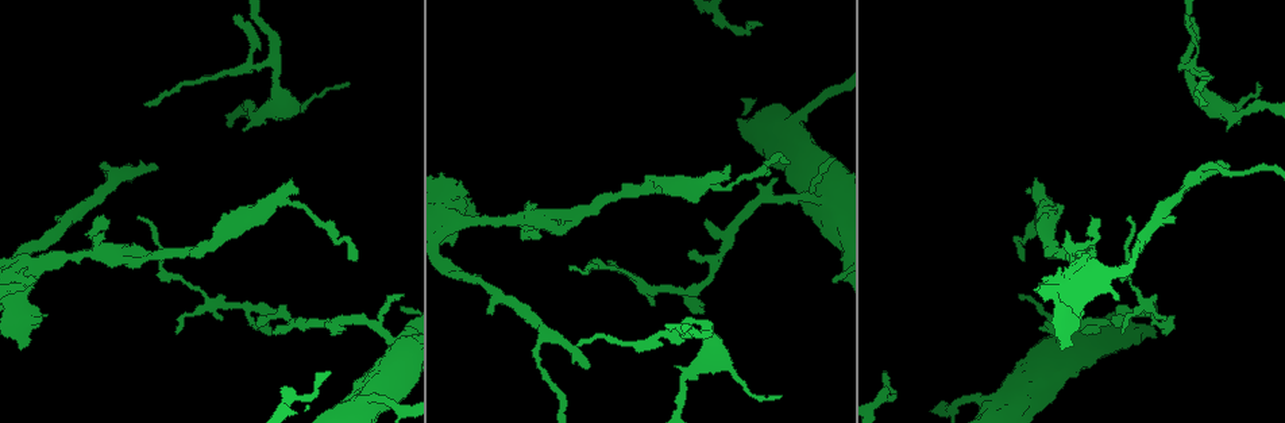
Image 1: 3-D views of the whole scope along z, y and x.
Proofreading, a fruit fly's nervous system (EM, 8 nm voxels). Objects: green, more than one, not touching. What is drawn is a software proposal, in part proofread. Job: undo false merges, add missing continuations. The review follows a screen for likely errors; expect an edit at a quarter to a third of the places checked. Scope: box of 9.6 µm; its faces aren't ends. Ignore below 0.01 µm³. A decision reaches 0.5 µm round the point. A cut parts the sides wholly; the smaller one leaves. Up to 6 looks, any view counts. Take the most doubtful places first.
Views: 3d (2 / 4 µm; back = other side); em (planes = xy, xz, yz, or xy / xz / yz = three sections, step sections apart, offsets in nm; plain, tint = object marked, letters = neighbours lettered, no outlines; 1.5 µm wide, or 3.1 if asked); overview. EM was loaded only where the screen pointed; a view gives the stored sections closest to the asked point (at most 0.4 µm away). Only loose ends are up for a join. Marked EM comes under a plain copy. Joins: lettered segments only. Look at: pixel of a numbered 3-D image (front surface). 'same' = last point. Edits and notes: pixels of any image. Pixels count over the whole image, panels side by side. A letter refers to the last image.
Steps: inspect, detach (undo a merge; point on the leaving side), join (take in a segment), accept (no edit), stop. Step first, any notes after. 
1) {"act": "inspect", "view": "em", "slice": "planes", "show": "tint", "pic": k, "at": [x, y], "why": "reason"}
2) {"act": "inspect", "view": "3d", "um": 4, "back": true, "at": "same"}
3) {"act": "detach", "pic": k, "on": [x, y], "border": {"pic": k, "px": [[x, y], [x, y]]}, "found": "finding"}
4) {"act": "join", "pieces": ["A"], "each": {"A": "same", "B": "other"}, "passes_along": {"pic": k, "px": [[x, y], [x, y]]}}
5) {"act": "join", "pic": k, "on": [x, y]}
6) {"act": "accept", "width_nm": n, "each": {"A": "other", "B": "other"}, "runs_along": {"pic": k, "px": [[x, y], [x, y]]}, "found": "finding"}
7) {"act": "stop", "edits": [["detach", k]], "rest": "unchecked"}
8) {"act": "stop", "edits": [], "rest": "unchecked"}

{"act": "inspect", "view": "em", "slice": "planes", "show": "letters", "pic": 1, "at": [1229, 166], "why": "branch stops here"}

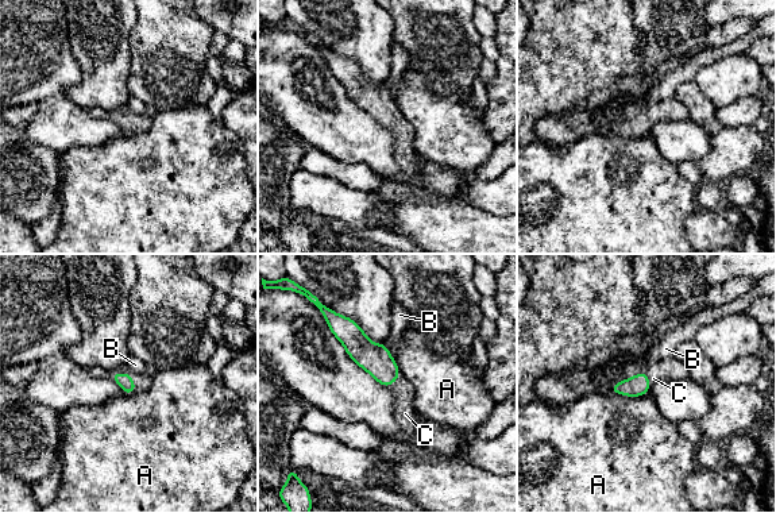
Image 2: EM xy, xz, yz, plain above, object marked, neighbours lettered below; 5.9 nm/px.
{"act": "join", "pieces": ["C"], "each": {"A": "other", "B": "other", "C": "same"}, "passes_along": {"pic": 2, "px": [[126, 382], [128, 373], [142, 381]]}, "found": "the cell continues"}

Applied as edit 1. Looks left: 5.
{"act": "inspect", "view": "overview", "why": "see it whole again"}

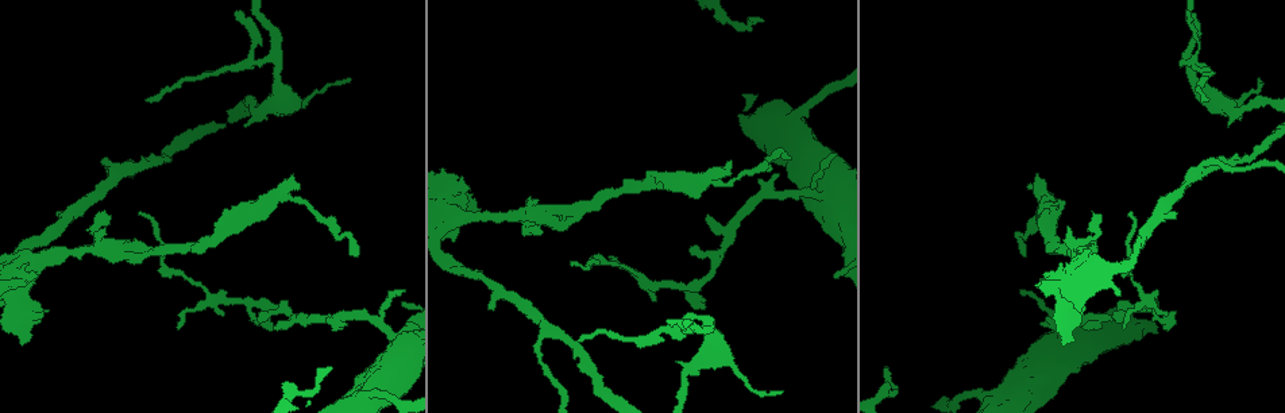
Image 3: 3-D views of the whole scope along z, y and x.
{"act": "inspect", "view": "em", "slice": "xy", "step": 8, "show": "tint", "pic": 3, "at": [895, 389], "why": "abrupt turn"}

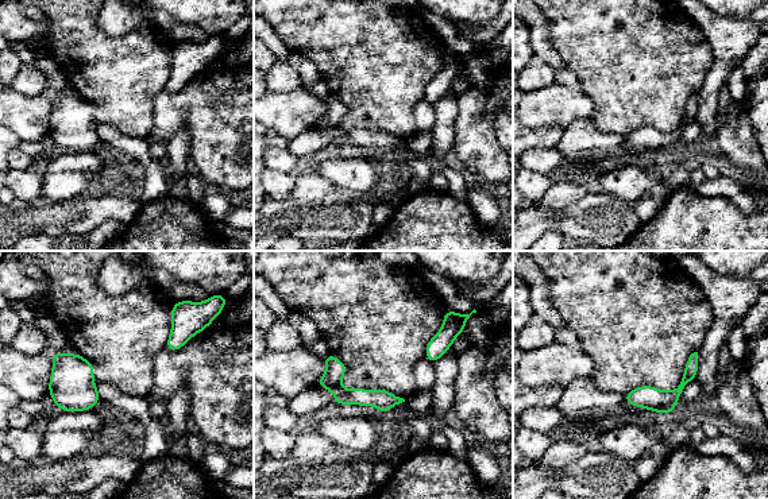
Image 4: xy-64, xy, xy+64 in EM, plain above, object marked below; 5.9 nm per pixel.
{"act": "inspect", "view": "em", "slice": "xy", "step": 8, "show": "letters", "at": "same", "why": "see the neighbours"}

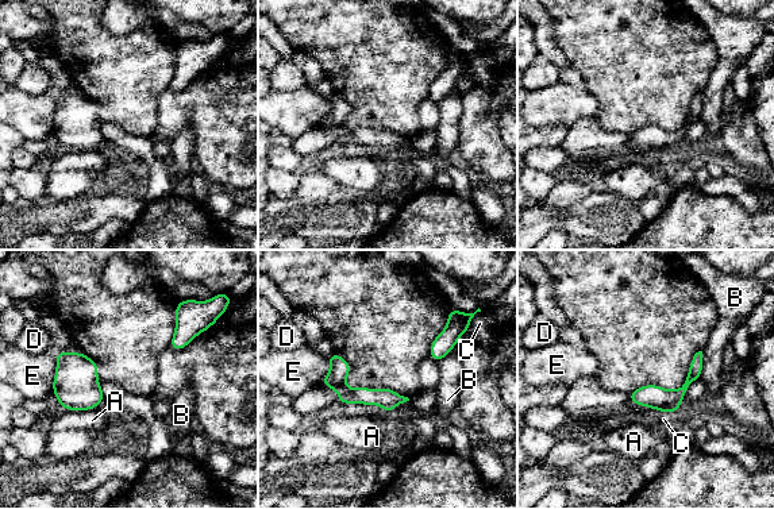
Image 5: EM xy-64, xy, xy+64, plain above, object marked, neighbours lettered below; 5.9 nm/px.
{"act": "accept", "width_nm": 50, "each": {"A": "other", "B": "other", "C": "other", "D": "other", "E": "other"}, "runs_along": {"pic": 5, "px": [[332, 358], [350, 396], [400, 400]]}, "found": "all the same cell"}

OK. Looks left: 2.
{"act": "inspect", "view": "em", "slice": "xy", "step": 4, "show": "tint", "pic": 3, "at": [300, 186], "why": "branch stops here"}

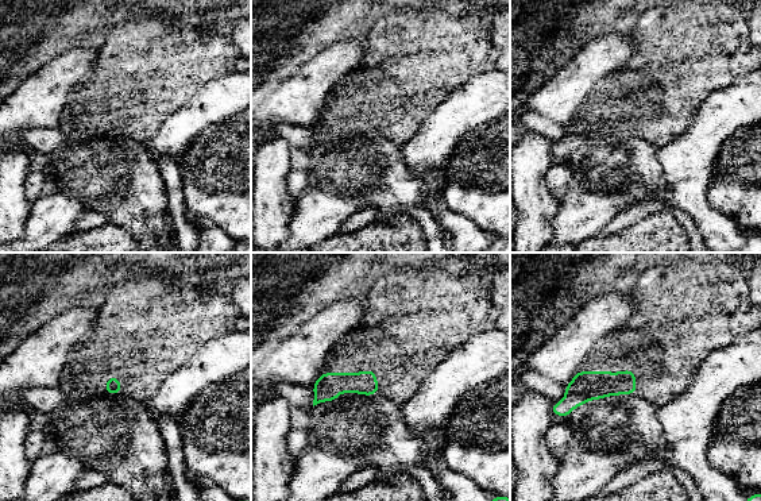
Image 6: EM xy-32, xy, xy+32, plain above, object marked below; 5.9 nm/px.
{"act": "inspect", "view": "em", "slice": "xy", "step": 4, "show": "letters", "at": "same"}

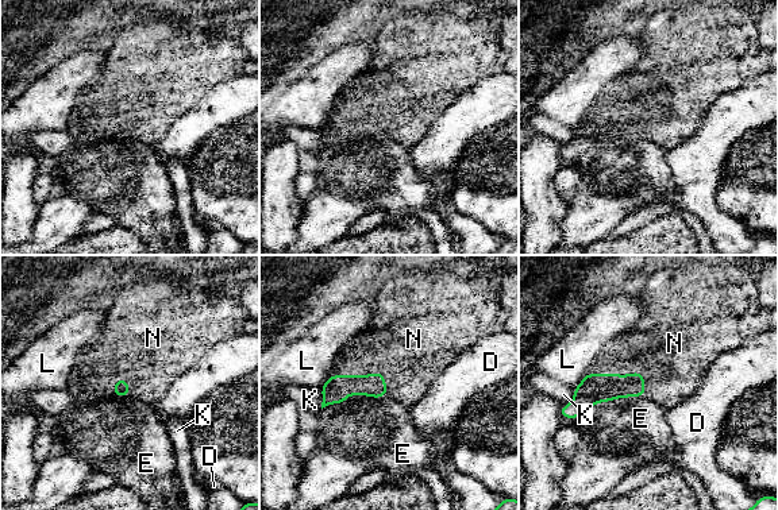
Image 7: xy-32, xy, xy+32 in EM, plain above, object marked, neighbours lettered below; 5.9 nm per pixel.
{"act": "join", "pieces": ["N"], "longest_contact_nm": ["N", 240], "each": {"D": "other", "E": "other", "K": "other", "L": "other", "N": "same"}, "passes_along": {"pic": 7, "px": [[603, 387], [640, 371], [673, 344]]}, "found": "it goes on there"}

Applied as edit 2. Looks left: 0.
{"act": "stop", "edits": [["join", 2], ["join", 7]], "rest": "unchecked"}

